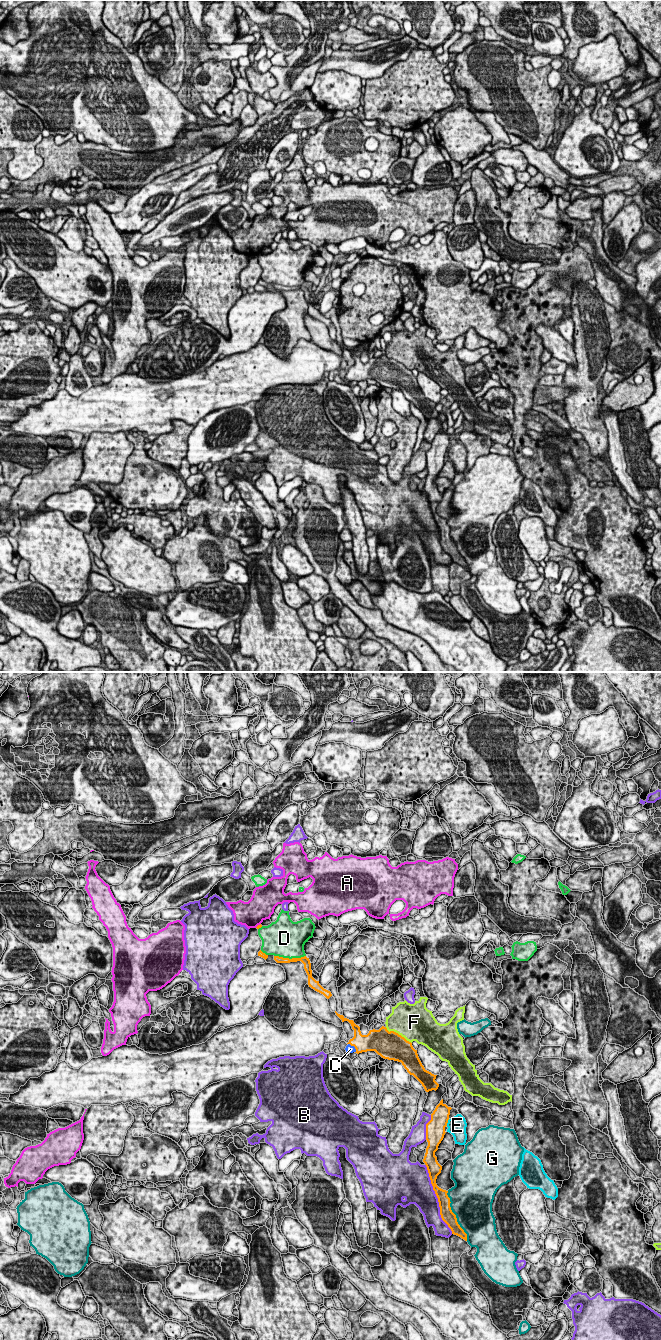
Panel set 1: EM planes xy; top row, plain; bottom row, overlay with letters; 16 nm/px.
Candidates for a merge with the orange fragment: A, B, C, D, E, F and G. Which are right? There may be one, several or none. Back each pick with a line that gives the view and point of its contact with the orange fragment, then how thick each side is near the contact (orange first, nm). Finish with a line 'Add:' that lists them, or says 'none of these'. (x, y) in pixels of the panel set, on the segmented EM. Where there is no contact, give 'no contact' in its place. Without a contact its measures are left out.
C: meets orange in xy at (354, 1046); 280 nm thick on the orange side, 130 nm on the other
Add: C

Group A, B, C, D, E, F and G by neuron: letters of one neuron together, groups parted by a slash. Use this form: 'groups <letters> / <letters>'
groups A / B / C / D / E / F / G

